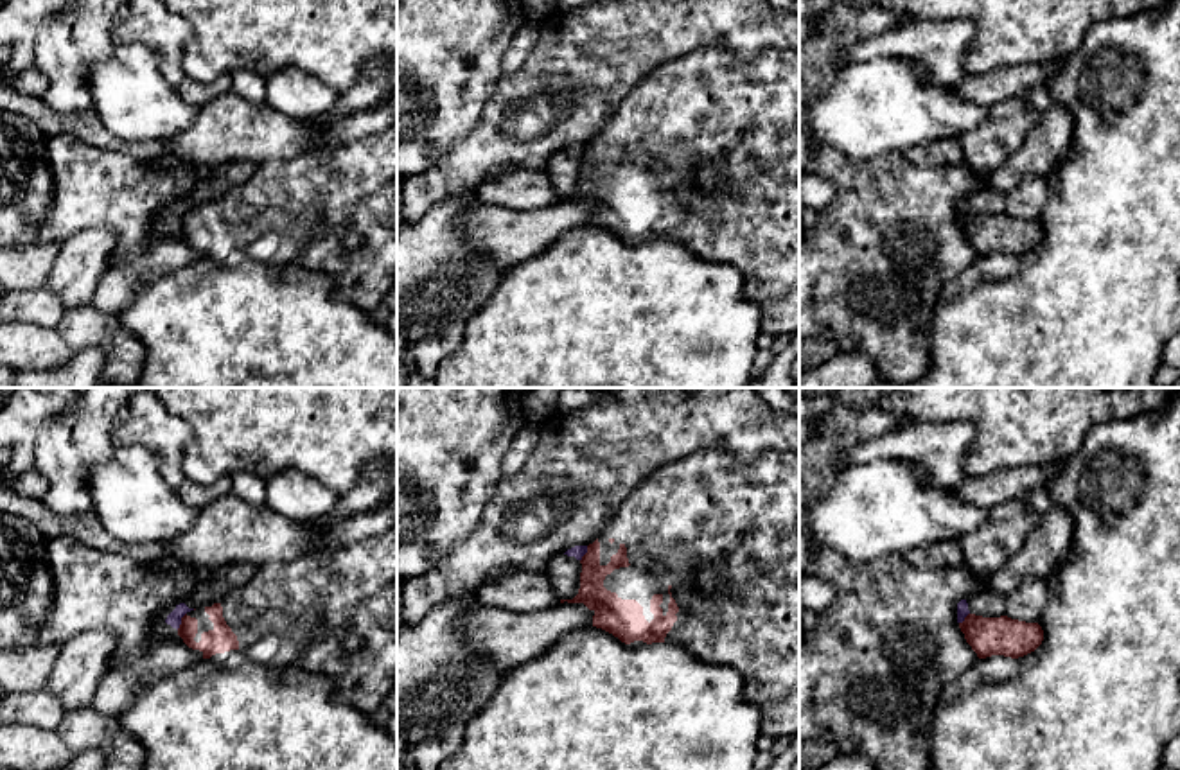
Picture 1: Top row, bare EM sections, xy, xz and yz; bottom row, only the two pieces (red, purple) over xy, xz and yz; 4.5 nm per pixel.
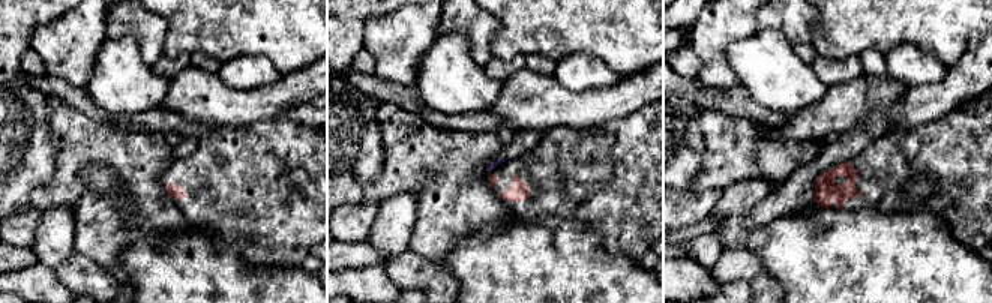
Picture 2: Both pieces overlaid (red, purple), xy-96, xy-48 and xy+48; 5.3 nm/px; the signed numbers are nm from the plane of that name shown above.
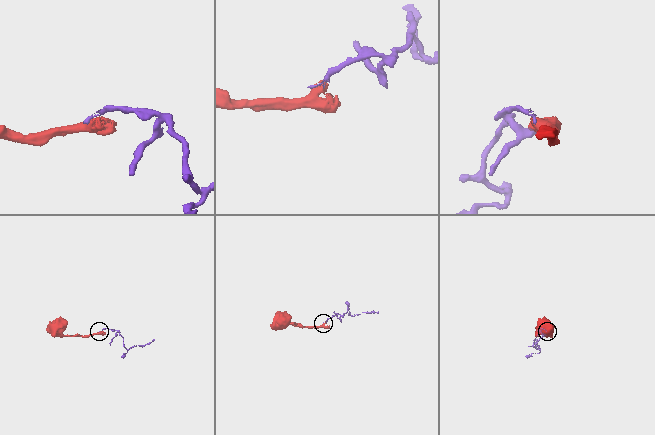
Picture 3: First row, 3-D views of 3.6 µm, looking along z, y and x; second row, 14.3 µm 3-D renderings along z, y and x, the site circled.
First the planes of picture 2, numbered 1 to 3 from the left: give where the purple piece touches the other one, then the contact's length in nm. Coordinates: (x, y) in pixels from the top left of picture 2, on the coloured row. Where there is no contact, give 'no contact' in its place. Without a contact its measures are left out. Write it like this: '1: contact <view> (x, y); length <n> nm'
1: no contact
2: no contact
3: no contact

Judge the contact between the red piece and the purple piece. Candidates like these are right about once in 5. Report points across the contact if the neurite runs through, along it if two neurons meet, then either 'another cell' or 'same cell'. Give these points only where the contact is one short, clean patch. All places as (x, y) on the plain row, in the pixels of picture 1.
along xy (185, 210), (176, 227) | another cell

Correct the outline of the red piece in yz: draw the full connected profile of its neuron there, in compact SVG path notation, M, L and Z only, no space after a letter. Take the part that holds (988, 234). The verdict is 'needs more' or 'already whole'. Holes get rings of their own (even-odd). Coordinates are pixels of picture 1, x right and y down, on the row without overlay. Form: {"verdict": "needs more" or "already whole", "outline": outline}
{"verdict": "already whole", "outline": "M968 212L959 226L979 257L991 253L1018 257L1035 249L1044 239L1044 228L1038 221L1008 214L982 215Z"}

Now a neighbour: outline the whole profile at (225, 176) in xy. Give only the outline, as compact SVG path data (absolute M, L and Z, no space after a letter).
M235 160L212 167L208 178L198 179L189 194L185 194L181 199L174 201L156 215L153 223L154 232L162 235L174 233L181 223L181 215L187 210L208 199L217 199L230 188L242 185L255 172L255 169L257 163L248 160Z

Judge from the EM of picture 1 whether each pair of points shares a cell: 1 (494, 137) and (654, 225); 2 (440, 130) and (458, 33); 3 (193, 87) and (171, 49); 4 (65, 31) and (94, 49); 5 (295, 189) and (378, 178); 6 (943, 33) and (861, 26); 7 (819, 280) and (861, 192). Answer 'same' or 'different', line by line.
1: different
2: same
3: different
4: same
5: same
6: different
7: same

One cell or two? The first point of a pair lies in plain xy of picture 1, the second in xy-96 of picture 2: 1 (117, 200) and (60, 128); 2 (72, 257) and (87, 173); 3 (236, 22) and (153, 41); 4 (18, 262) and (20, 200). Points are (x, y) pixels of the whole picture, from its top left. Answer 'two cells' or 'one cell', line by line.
1: one cell
2: two cells
3: two cells
4: two cells

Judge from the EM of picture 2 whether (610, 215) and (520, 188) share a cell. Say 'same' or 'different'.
same

